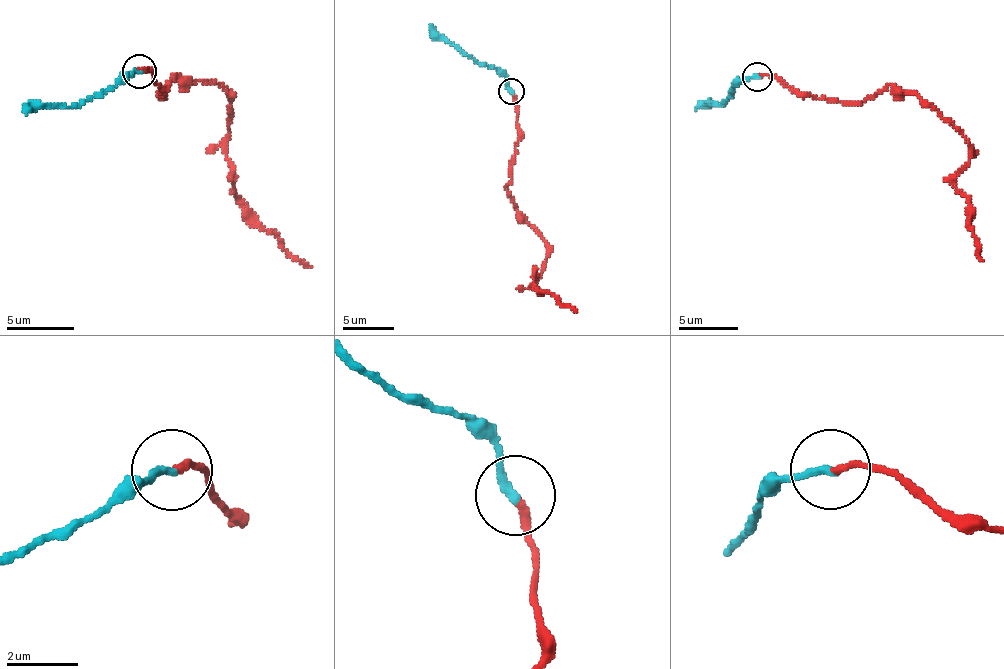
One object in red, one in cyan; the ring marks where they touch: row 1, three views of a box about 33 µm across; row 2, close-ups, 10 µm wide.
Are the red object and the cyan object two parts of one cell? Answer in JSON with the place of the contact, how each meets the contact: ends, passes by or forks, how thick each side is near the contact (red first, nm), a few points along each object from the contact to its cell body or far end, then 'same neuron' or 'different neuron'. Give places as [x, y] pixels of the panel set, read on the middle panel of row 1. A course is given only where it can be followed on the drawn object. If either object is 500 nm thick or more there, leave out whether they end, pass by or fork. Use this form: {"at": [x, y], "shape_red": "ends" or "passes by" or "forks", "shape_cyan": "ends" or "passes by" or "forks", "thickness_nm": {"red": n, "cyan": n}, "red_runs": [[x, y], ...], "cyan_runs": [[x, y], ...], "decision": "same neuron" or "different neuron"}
{"at": [511, 91], "shape_red": "ends", "shape_cyan": "ends", "thickness_nm": {"red": 180, "cyan": 240}, "red_runs": [[510, 91], [518, 143], [508, 197], [547, 251], [530, 286], [536, 276], [537, 290], [577, 312]], "cyan_runs": [[510, 91], [508, 80], [493, 68], [460, 53], [429, 24]], "decision": "same neuron"}

